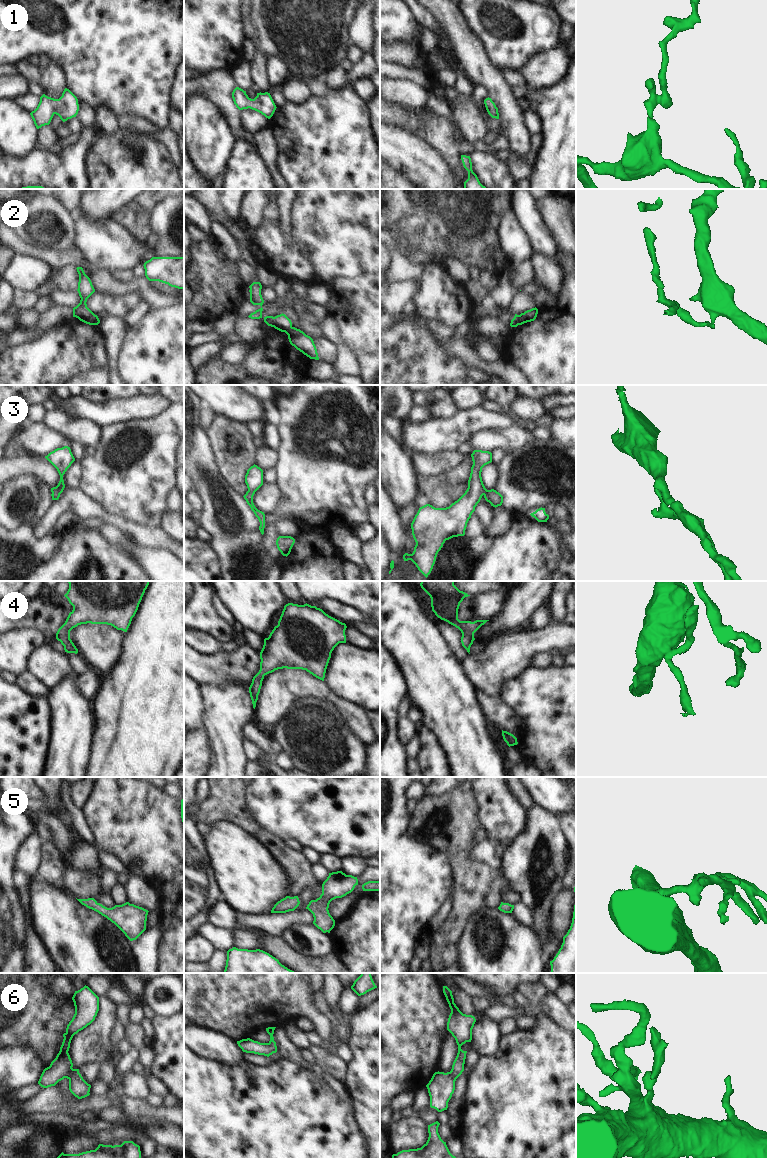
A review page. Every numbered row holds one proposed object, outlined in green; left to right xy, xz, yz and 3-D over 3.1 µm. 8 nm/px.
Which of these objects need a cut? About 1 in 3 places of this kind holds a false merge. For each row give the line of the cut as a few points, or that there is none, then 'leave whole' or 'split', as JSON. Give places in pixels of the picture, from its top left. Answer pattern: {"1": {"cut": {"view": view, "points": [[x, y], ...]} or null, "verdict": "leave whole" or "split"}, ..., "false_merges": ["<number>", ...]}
{"1": {"cut": null, "verdict": "leave whole"}, "2": {"cut": {"view": "yz", "points": [[519, 315], [517, 324]]}, "verdict": "split"}, "3": {"cut": null, "verdict": "leave whole"}, "4": {"cut": null, "verdict": "leave whole"}, "5": {"cut": null, "verdict": "leave whole"}, "6": {"cut": null, "verdict": "leave whole"}, "false_merges": ["2"]}

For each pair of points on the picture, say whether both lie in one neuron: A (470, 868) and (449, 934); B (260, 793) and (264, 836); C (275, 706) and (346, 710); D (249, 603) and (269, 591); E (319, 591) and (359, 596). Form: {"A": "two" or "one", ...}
{"A": "one", "B": "two", "C": "one", "D": "one", "E": "one"}

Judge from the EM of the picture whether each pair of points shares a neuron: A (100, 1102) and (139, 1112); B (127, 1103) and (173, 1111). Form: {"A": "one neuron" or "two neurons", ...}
{"A": "one neuron", "B": "one neuron"}

